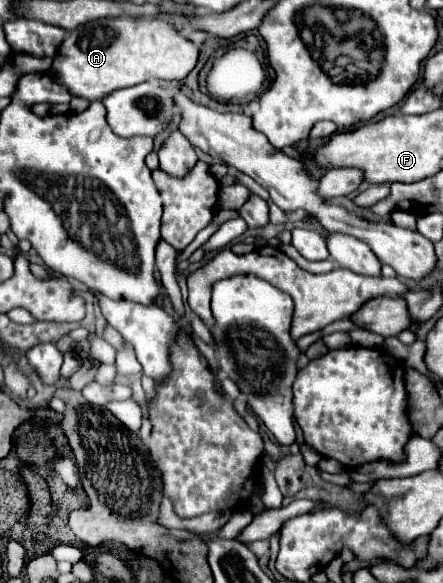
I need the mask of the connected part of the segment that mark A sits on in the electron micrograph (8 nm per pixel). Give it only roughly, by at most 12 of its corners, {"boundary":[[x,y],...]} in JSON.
{"boundary":[[155,18],[69,32],[53,76],[101,100],[149,78],[183,80],[199,46]]}

